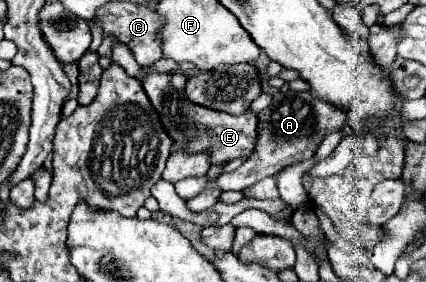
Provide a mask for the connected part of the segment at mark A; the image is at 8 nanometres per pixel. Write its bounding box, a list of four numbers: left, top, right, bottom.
[213,92,345,190]

